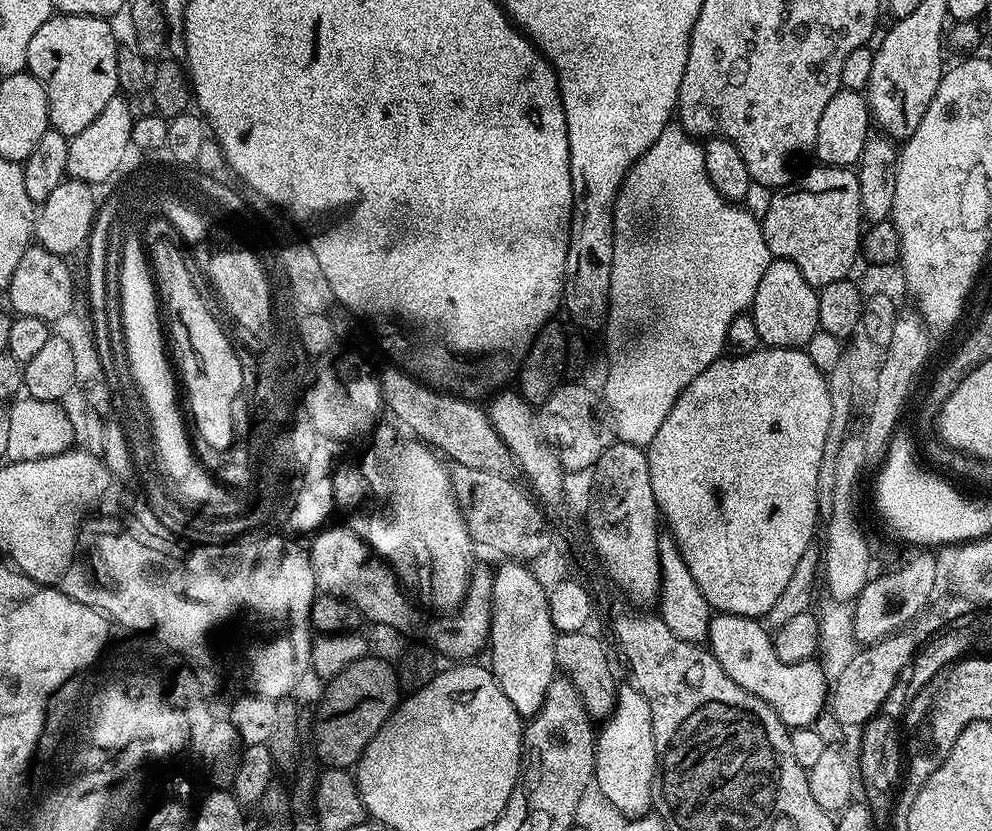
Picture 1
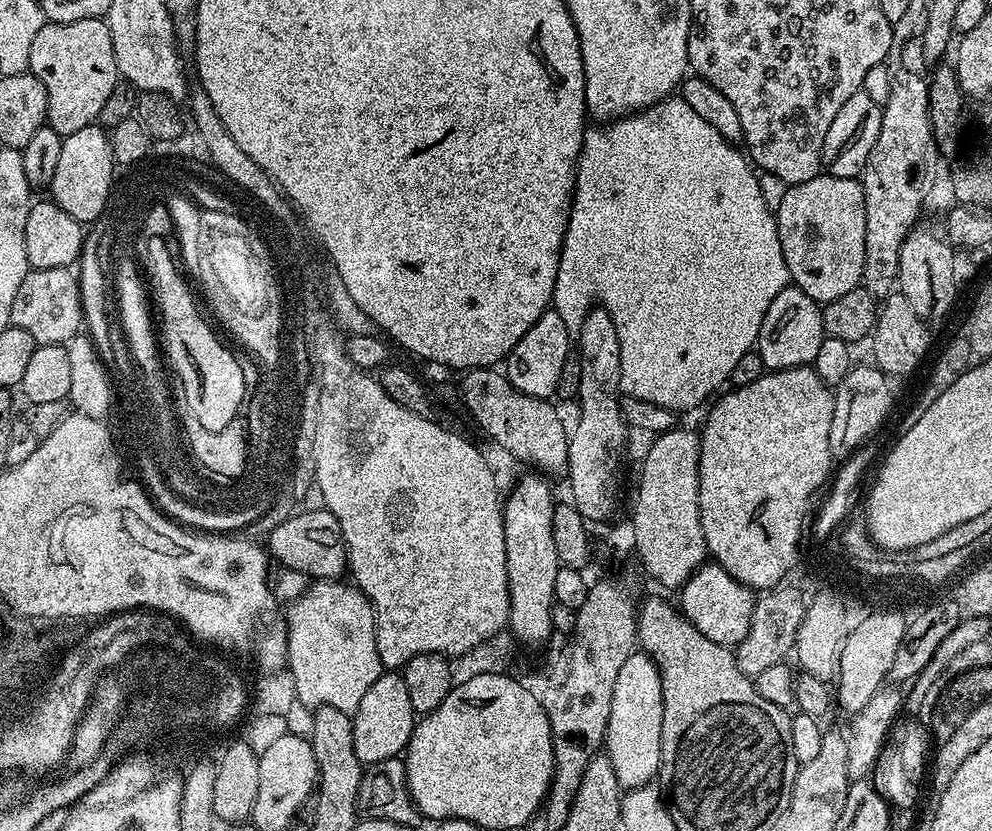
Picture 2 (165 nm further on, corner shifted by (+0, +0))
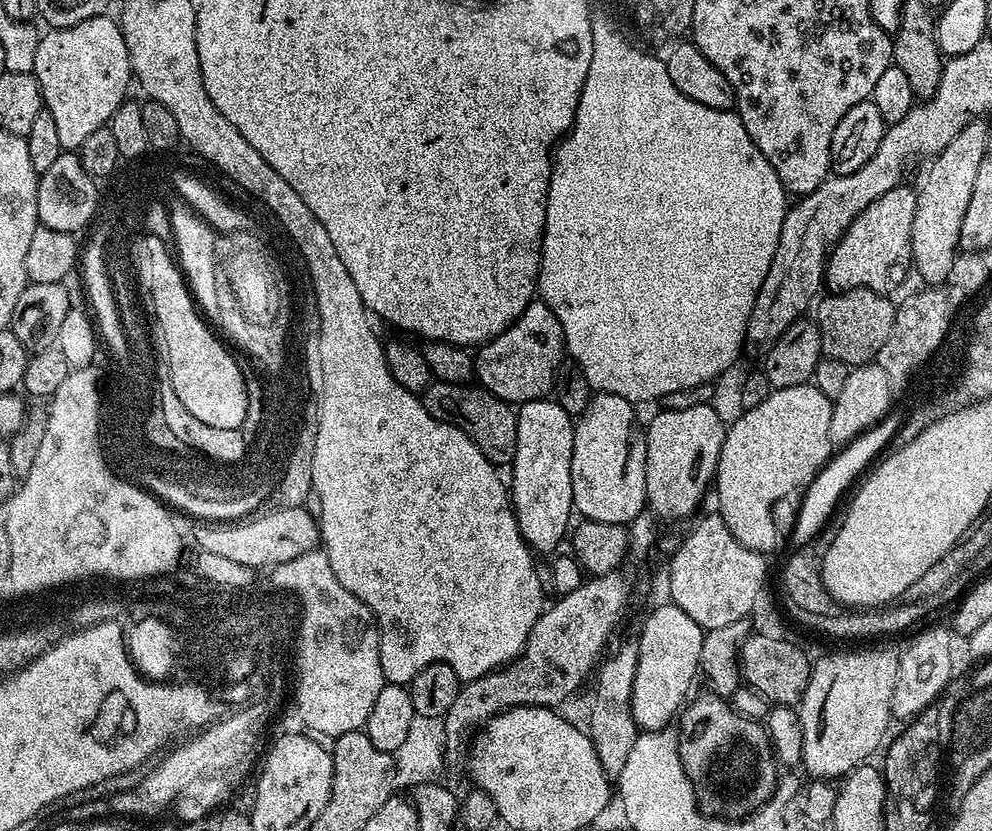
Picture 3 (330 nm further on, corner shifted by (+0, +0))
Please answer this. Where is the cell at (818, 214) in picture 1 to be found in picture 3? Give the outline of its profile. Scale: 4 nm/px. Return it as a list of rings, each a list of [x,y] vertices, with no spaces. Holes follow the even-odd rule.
[[[901,182],[895,188],[886,190],[886,194],[882,194],[882,198],[878,198],[874,202],[870,202],[870,206],[866,206],[866,210],[862,210],[862,214],[858,214],[858,218],[854,218],[854,222],[849,228],[844,231],[844,236],[837,242],[835,248],[828,253],[828,263],[824,266],[824,284],[829,293],[845,292],[846,290],[854,290],[855,288],[869,288],[875,292],[892,294],[892,291],[903,282],[908,276],[908,268],[913,267],[912,262],[912,243],[910,242],[910,230],[914,226],[914,210],[916,209],[916,188],[910,186],[907,188],[907,183]]]

